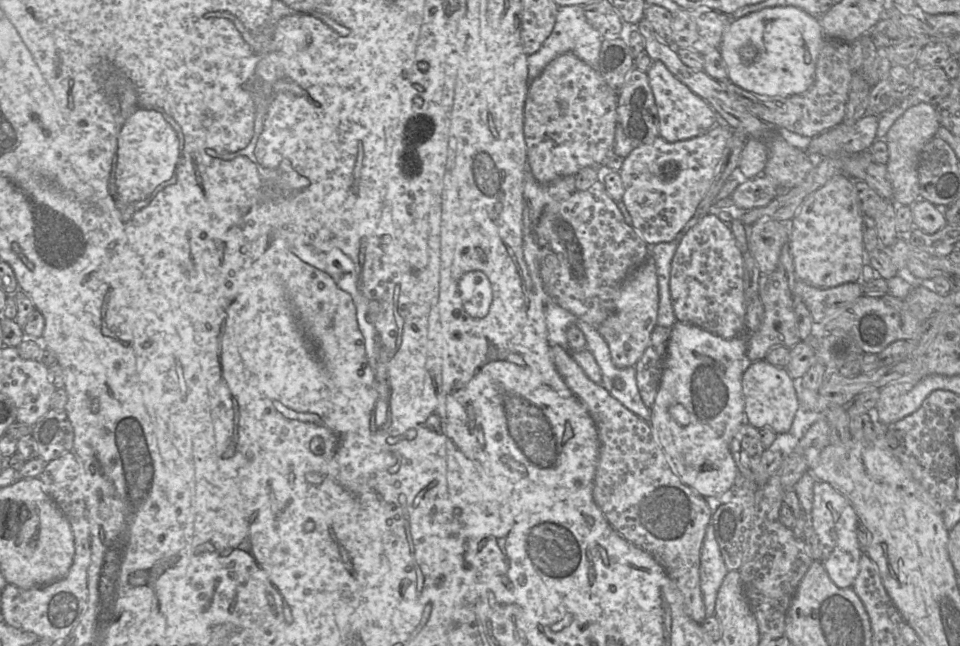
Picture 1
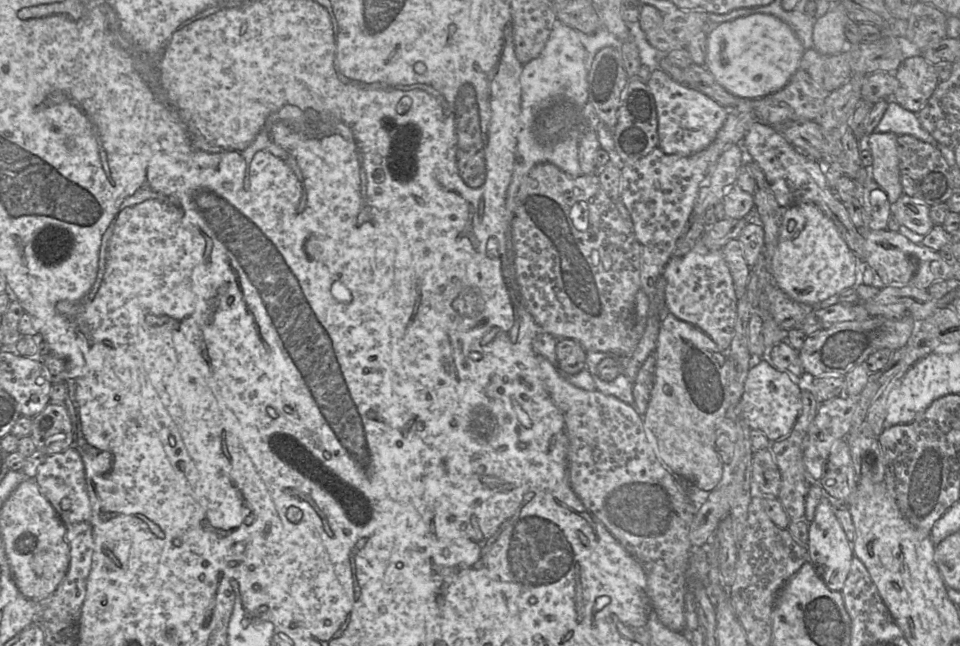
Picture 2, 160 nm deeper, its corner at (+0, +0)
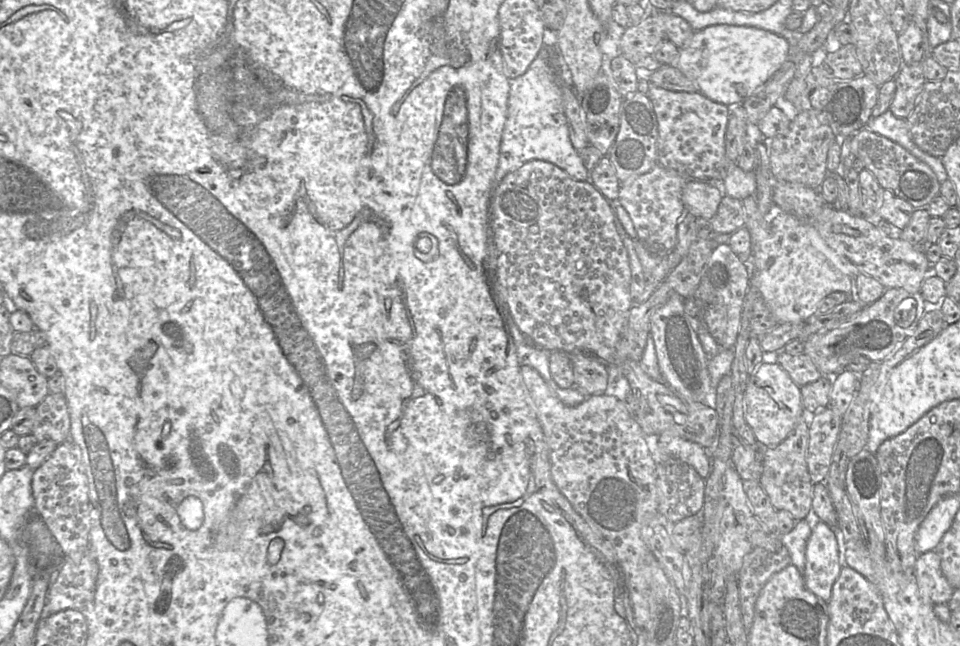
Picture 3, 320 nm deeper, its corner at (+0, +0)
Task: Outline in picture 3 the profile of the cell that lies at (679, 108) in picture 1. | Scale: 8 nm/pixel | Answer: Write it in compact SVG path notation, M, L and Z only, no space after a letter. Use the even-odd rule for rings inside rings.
M650 84L647 93L657 119L657 163L685 179L721 184L728 166L725 157L725 131L730 108L698 92L669 91Z

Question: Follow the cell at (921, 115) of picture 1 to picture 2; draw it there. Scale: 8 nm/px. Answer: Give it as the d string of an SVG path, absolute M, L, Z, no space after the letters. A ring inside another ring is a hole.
M873 132L868 136L868 147L873 158L871 177L886 192L890 204L895 203L903 194L897 137L892 132Z

